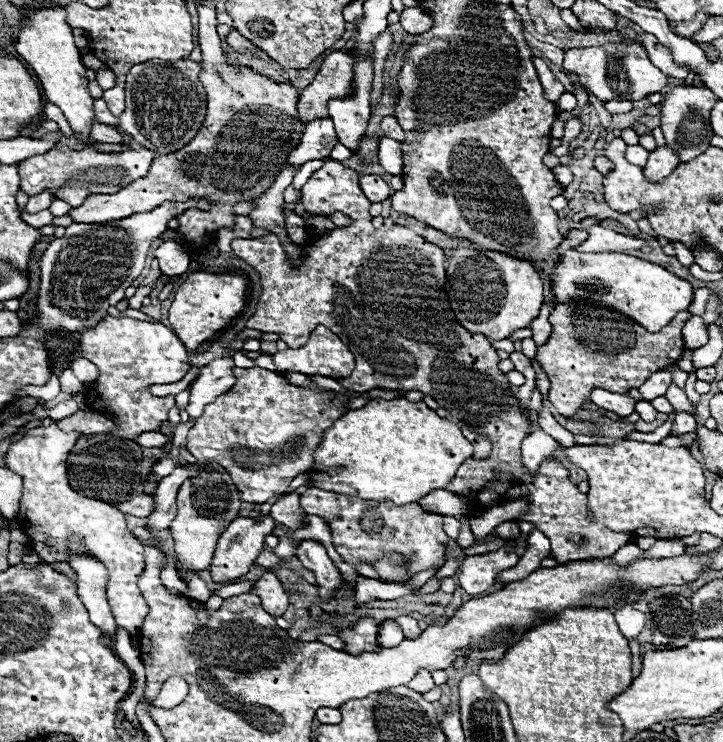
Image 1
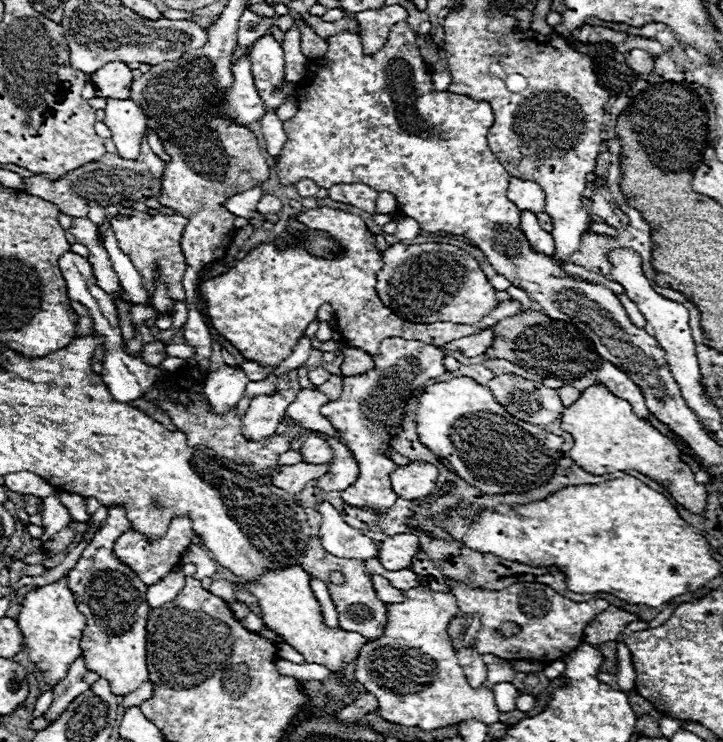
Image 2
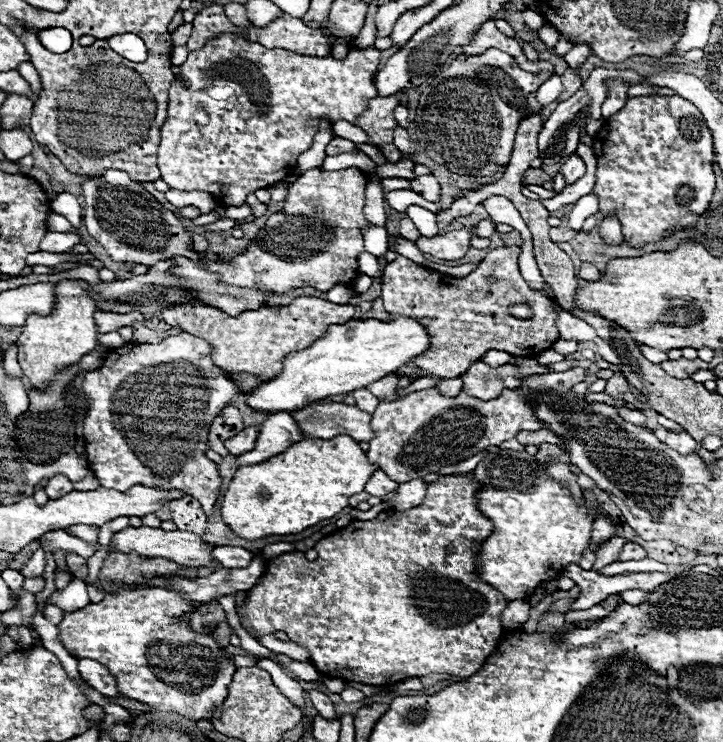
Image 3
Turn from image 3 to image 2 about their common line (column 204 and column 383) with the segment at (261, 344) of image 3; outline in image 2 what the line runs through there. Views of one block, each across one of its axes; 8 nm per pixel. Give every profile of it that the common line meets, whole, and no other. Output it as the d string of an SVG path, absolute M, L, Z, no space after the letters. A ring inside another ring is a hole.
M318 206L302 212L300 222L310 230L328 232L334 236L342 244L344 256L338 260L326 260L312 256L296 244L277 248L274 242L267 242L252 250L230 272L206 280L198 288L206 300L206 314L210 324L222 338L232 342L246 360L256 360L264 366L278 366L284 358L290 356L306 326L316 320L316 312L322 302L332 306L334 318L338 320L338 332L344 336L346 344L360 348L370 356L378 354L380 342L392 334L400 338L420 338L422 342L432 342L432 346L442 348L452 338L478 334L480 330L486 330L496 322L522 312L520 304L512 300L498 304L494 312L474 324L414 324L400 320L380 302L374 290L376 276L382 268L382 256L374 248L374 234L366 228L360 216Z

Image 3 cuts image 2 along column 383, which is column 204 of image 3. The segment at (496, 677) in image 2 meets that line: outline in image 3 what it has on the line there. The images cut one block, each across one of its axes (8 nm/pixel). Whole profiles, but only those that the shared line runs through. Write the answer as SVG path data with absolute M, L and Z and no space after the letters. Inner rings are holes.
M140 588L140 590L116 590L116 592L112 592L112 594L106 592L106 596L104 596L102 602L98 602L98 604L88 604L88 606L84 606L84 608L76 610L76 612L66 612L64 618L62 618L62 622L58 624L58 630L60 630L60 632L58 632L58 640L64 644L64 648L66 648L74 658L78 658L78 660L80 660L80 658L90 658L90 660L96 660L96 662L104 664L104 666L110 670L110 674L116 678L118 690L120 690L124 696L128 696L128 698L132 698L132 700L138 700L138 702L142 702L142 704L148 704L148 706L152 706L152 708L156 708L156 710L162 710L162 712L178 712L178 714L182 714L182 716L190 718L190 720L212 718L212 716L214 716L214 710L218 710L218 706L222 704L222 698L226 698L226 686L230 684L230 678L234 676L236 666L234 666L234 662L222 652L222 648L216 646L216 640L212 638L212 634L208 634L208 636L198 634L198 632L190 630L188 626L184 626L182 622L178 622L178 618L184 616L186 612L190 612L190 610L194 610L194 602L192 602L190 598L186 598L186 596L174 594L172 590Z

